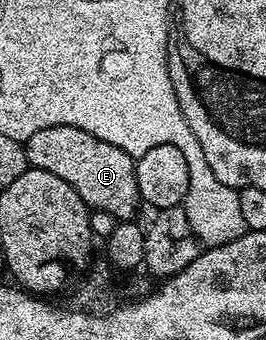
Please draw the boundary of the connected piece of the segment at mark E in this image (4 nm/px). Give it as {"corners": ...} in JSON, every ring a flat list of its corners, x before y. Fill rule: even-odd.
{"corners":[[53,125,49,129,37,129,37,133,33,133,33,137,25,141,25,148,30,166,45,169,53,173,53,177,64,179,91,211,113,213,113,217,120,221,134,220,140,214,141,200,137,189,135,159,125,153,125,149,117,149,117,145,109,145,109,141,101,141,101,137,93,137,93,133,85,133,85,129,77,129,73,125]]}

